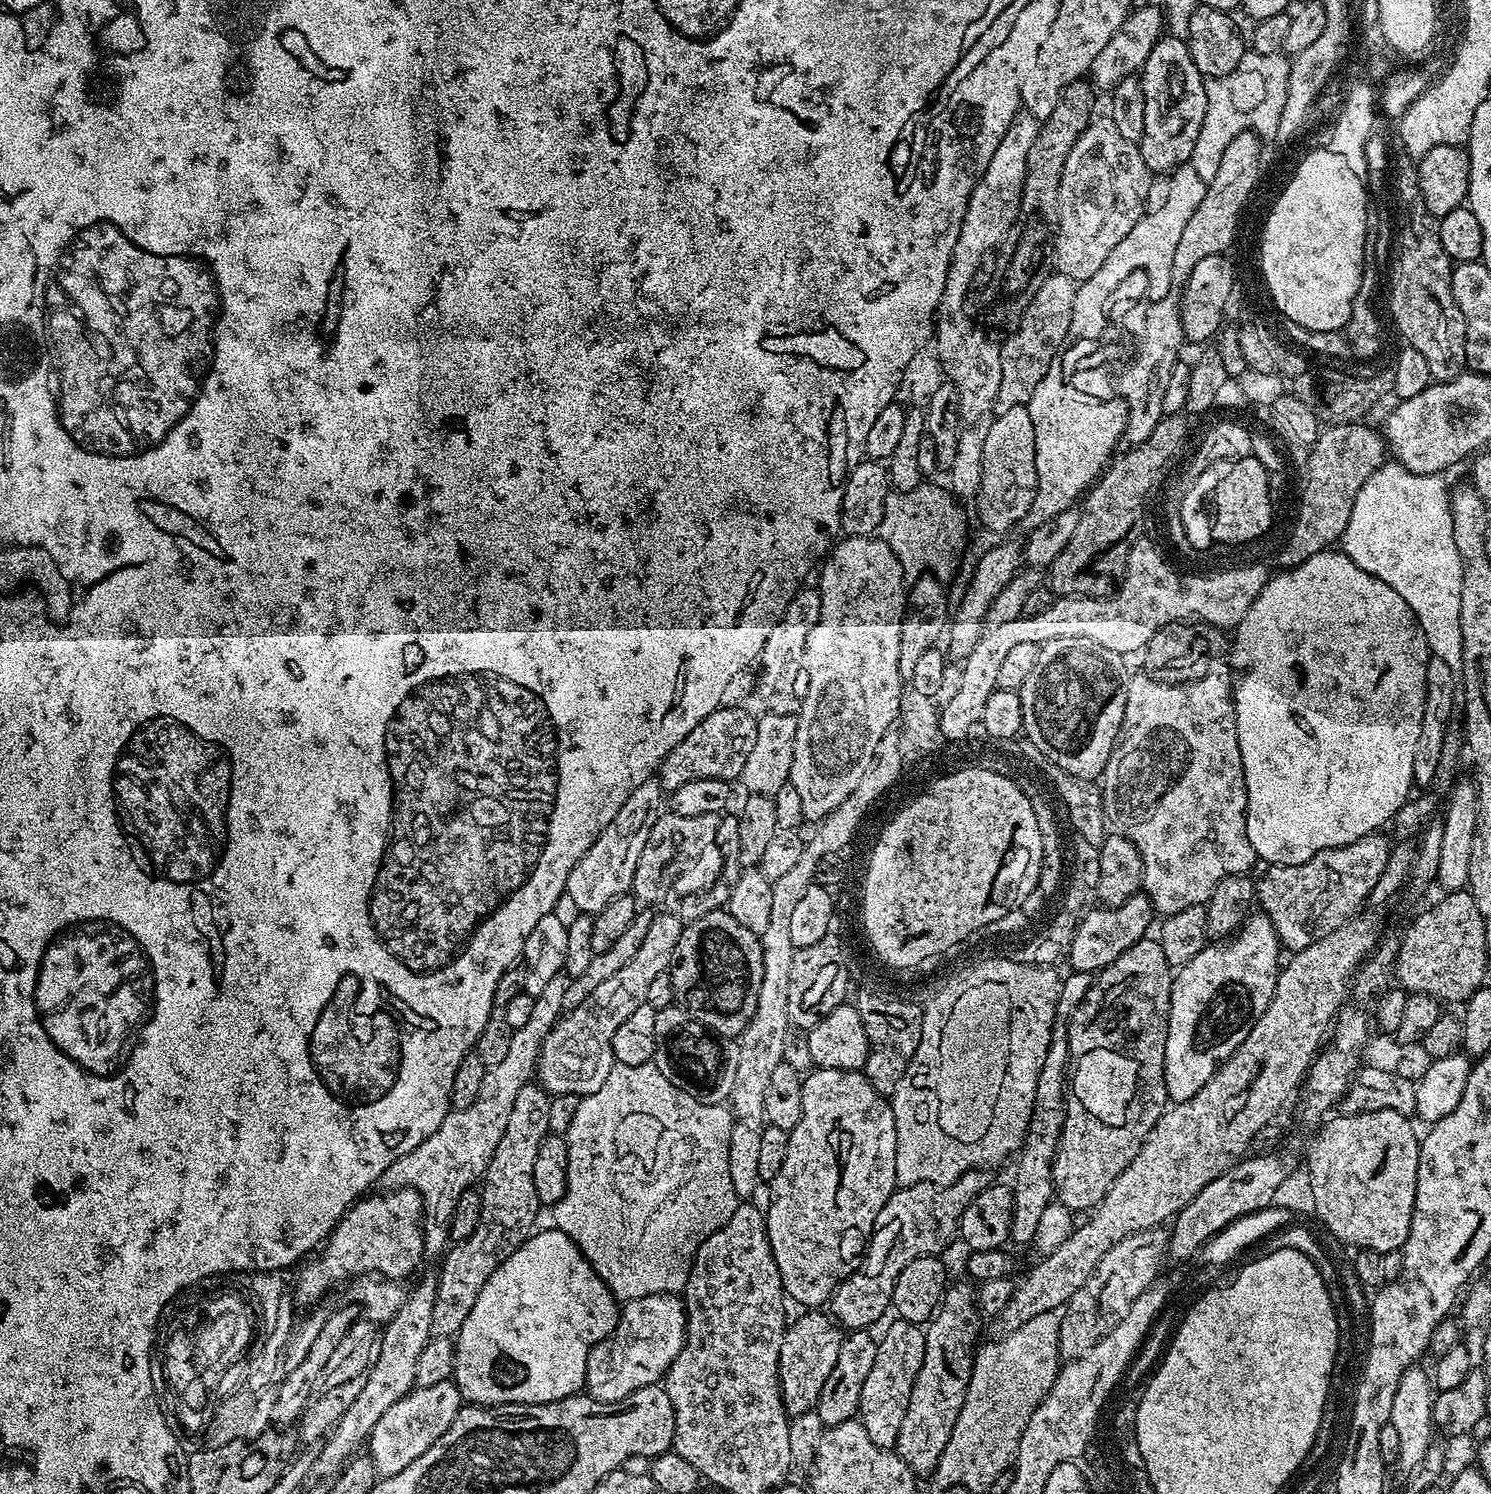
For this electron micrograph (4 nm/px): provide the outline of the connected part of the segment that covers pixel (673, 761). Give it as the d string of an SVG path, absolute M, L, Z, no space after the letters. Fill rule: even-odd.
M715 708L666 758L658 765L660 787L665 793L671 794L682 786L682 782L694 782L698 778L718 778L729 782L739 781L742 766L746 766L746 758L753 748L758 735L757 717L751 716L744 708Z

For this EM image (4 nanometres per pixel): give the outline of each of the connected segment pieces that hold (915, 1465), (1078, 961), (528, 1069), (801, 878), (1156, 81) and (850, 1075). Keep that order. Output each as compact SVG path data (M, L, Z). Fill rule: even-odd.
M953 1283L945 1292L944 1302L934 1319L927 1325L924 1361L910 1394L910 1406L902 1420L902 1430L896 1439L896 1455L901 1456L917 1474L935 1473L968 1398L974 1373L972 1359L976 1356L976 1339L980 1336L982 1321L982 1313L974 1303L973 1285L968 1284Z
M1147 894L1131 896L1117 908L1095 907L1088 913L1085 911L1080 917L1080 925L1076 928L1072 949L1066 957L1067 963L1072 963L1071 971L1099 974L1110 966L1110 962L1114 962L1114 958L1118 958L1118 954L1130 950L1134 942L1145 939L1149 935L1148 927L1152 924L1154 909L1152 900Z
M563 974L550 978L542 994L535 997L530 1018L521 1028L512 1029L510 1047L502 1062L485 1071L482 1086L478 1086L478 1098L474 1098L466 1110L449 1111L442 1126L438 1126L430 1138L402 1154L380 1175L379 1183L385 1189L412 1188L424 1199L424 1251L429 1257L439 1257L445 1251L449 1243L448 1223L454 1214L456 1200L483 1177L506 1130L506 1121L510 1119L518 1090L535 1077L540 1044L564 1012L562 994L566 994L568 982L569 977Z
M890 730L882 738L882 742L878 742L878 750L876 758L873 760L868 772L862 778L862 782L858 782L858 786L854 786L854 790L846 797L845 800L838 805L834 811L823 820L819 821L816 833L805 843L802 850L802 858L798 858L795 864L786 874L782 874L782 878L772 881L772 893L770 894L770 923L766 926L766 930L759 932L760 945L762 946L762 987L758 990L758 1006L754 1010L754 1018L750 1018L750 1022L746 1026L746 1030L738 1038L738 1047L736 1048L736 1057L738 1058L738 1071L734 1073L734 1090L732 1091L731 1107L737 1113L741 1112L741 1117L748 1118L751 1112L756 1114L763 1113L764 1099L766 1098L766 1085L769 1084L772 1077L774 1066L784 1063L784 1047L786 1046L786 1038L790 1031L790 1021L788 1018L788 1007L790 1006L790 969L794 962L794 954L797 948L794 946L794 938L790 934L790 918L794 918L794 906L798 906L798 901L802 898L802 894L806 894L806 890L813 884L818 876L818 866L823 865L829 859L831 852L840 852L852 839L856 836L856 831L860 828L860 823L864 820L864 815L872 808L872 803L883 794L887 788L892 788L900 780L900 775L904 772L906 765L905 756L900 749L900 733L896 730Z
M1165 35L1150 50L1150 58L1146 58L1143 68L1139 73L1142 94L1146 94L1146 130L1138 142L1138 147L1146 166L1153 174L1171 174L1177 168L1189 163L1192 159L1192 151L1198 142L1198 134L1204 125L1206 118L1206 90L1204 85L1206 78L1194 66L1194 58L1190 58L1190 50L1185 41Z
M816 1068L803 1077L802 1086L802 1118L798 1126L788 1134L788 1149L786 1150L786 1162L782 1162L782 1170L770 1182L772 1188L772 1201L766 1207L766 1219L768 1221L768 1241L772 1247L772 1257L778 1266L778 1274L782 1278L785 1297L789 1301L797 1300L804 1304L805 1309L816 1310L827 1305L832 1299L836 1287L847 1276L852 1276L860 1269L865 1252L868 1251L868 1242L872 1239L872 1233L876 1231L876 1219L886 1206L886 1202L892 1193L896 1191L896 1151L898 1150L898 1134L896 1123L892 1113L892 1105L872 1085L863 1071L847 1072L846 1070L830 1070L829 1068Z

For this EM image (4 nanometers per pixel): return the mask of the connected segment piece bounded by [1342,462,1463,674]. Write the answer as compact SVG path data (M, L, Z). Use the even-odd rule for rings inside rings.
M1386 462L1381 468L1377 468L1376 473L1366 481L1358 490L1358 494L1354 498L1354 510L1350 510L1350 522L1346 522L1346 530L1342 537L1342 550L1345 552L1355 564L1362 566L1362 570L1366 570L1366 574L1370 574L1374 578L1378 578L1382 582L1386 582L1386 586L1390 586L1390 590L1394 590L1402 598L1402 602L1406 602L1406 606L1410 606L1410 610L1416 616L1416 627L1420 629L1420 635L1424 637L1427 651L1433 657L1442 662L1446 662L1446 666L1450 666L1450 670L1454 674L1460 674L1462 668L1462 636L1458 626L1458 606L1460 605L1460 583L1462 582L1462 570L1460 569L1460 559L1458 558L1458 550L1454 550L1454 536L1452 534L1452 511L1450 503L1448 504L1448 492L1444 489L1444 484L1439 475L1427 476L1426 474L1414 474L1410 470L1406 470L1400 464L1395 462Z

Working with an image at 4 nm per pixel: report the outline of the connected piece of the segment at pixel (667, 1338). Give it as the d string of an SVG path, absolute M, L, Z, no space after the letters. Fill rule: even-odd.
M675 1293L625 1301L612 1335L600 1340L588 1356L585 1391L596 1401L621 1401L642 1386L659 1383L684 1345L687 1312Z

